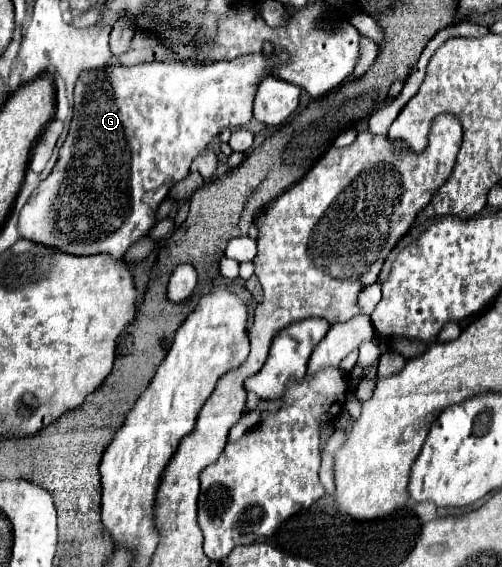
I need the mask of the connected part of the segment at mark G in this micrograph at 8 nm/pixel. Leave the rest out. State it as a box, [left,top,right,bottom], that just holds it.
[18,53,288,259]

